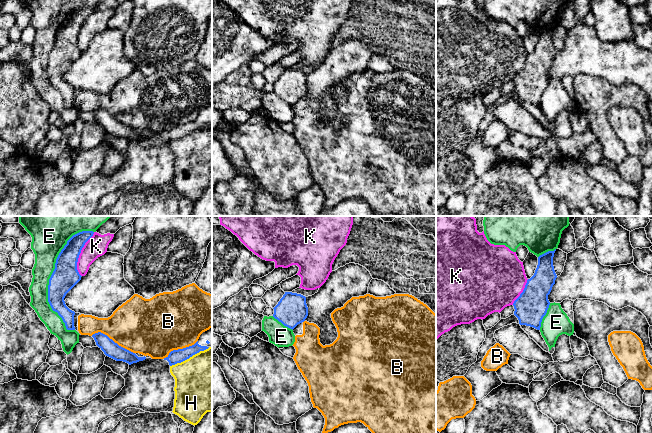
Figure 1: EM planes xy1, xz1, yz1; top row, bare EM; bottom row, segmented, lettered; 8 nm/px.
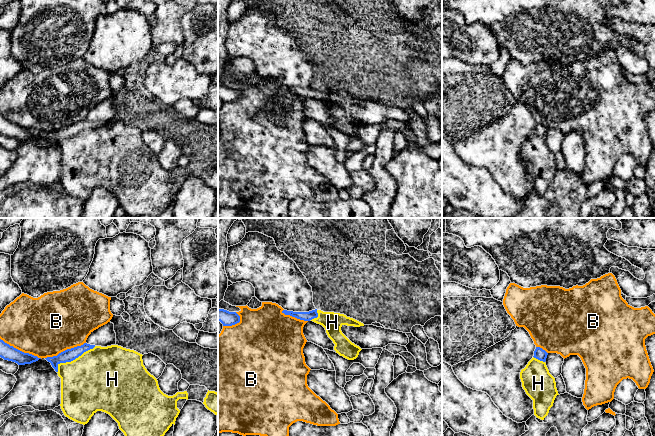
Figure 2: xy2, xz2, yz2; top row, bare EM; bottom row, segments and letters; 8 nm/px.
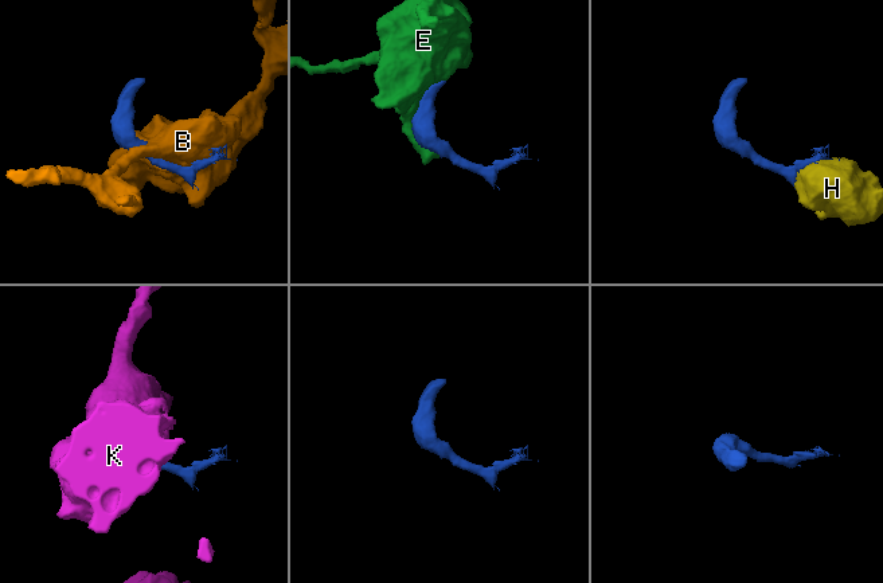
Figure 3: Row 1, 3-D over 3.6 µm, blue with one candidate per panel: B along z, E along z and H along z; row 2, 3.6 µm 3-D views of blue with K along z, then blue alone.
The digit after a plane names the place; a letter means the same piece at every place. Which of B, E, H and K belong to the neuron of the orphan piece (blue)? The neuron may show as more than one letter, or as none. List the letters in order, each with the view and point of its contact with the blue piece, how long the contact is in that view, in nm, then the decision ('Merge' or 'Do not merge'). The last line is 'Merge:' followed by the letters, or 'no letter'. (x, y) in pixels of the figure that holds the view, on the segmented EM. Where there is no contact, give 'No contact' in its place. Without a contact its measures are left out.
B: Touches blue at xy1 (112, 340). Shared border 380 nm. Do not merge
E: Touches blue at xy1 (52, 274). Shared border 850 nm. Do not merge
H: Touches blue at xy2 (73, 359). Shared border 380 nm. Merge
K: Touches blue at xy1 (79, 254). Shared border 380 nm. Do not merge
Merge: H

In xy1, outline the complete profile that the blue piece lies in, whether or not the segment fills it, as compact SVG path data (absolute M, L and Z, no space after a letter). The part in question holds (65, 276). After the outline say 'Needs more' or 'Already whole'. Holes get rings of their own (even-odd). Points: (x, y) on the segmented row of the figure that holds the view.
M82 231L73 235L59 253L55 269L49 279L48 302L65 323L67 330L75 330L74 315L64 301L66 294L81 280L77 270L79 255L85 243L93 236L93 231Z. Already whole

